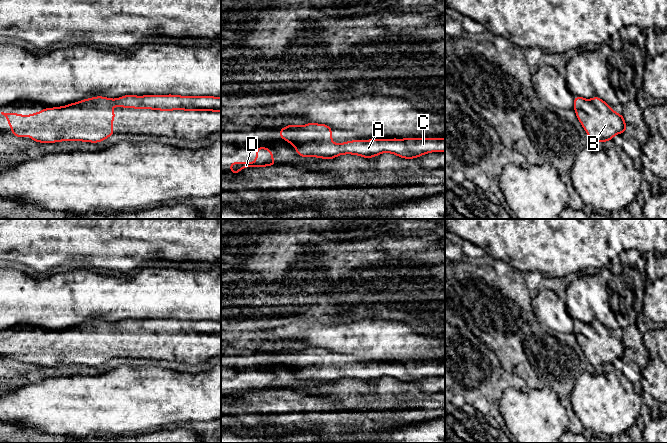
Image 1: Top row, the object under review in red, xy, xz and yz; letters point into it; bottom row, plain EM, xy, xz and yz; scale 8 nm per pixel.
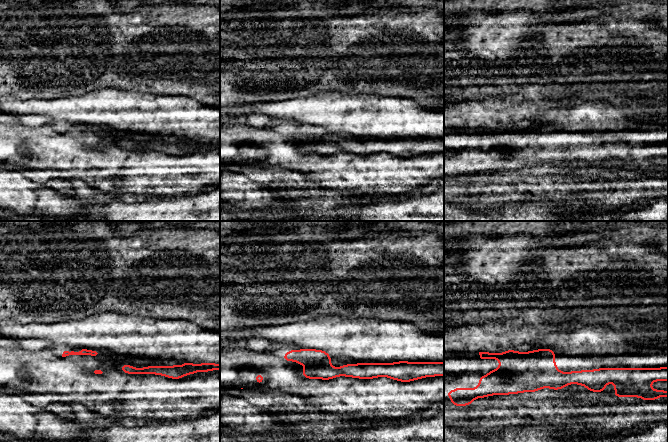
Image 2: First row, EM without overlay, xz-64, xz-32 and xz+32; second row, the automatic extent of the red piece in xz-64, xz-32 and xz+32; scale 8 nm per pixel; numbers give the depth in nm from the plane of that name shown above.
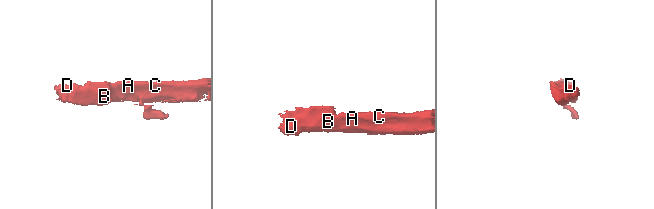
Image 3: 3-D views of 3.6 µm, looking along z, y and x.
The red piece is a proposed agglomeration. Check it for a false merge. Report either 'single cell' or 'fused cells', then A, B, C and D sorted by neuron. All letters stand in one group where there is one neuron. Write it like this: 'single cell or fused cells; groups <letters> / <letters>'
single cell; groups A B C D

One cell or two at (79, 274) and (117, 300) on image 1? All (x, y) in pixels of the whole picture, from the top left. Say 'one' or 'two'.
one

